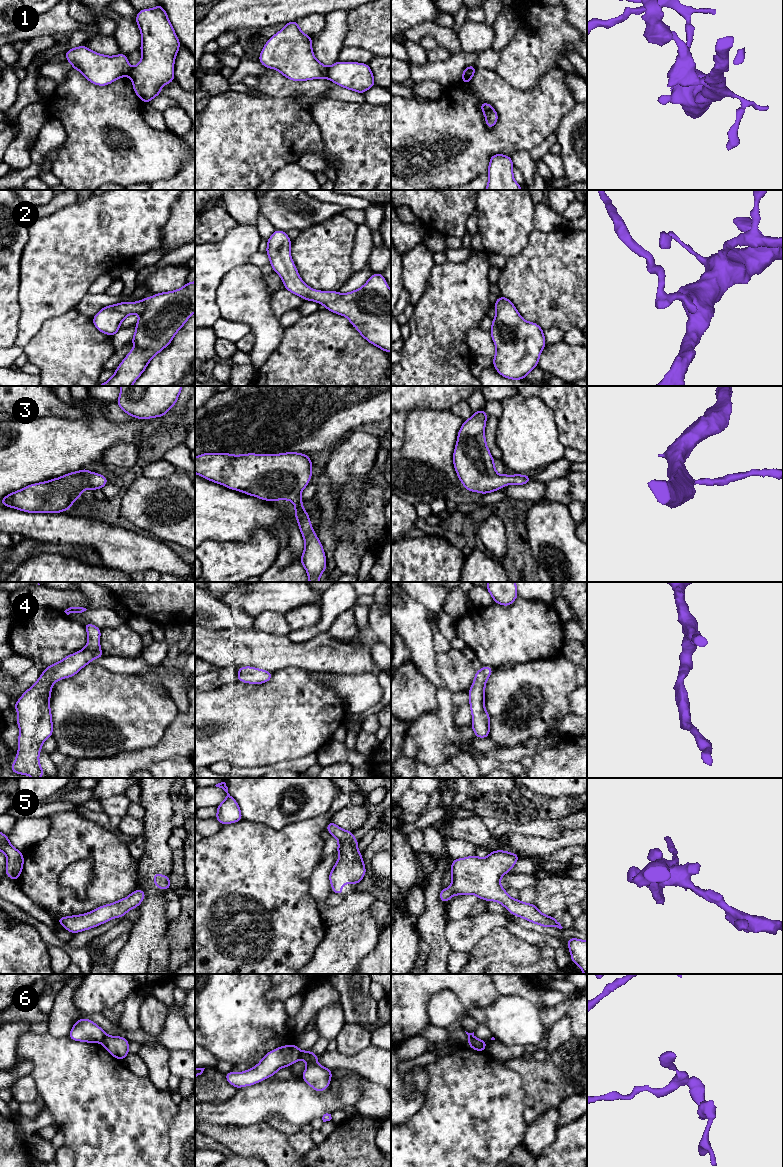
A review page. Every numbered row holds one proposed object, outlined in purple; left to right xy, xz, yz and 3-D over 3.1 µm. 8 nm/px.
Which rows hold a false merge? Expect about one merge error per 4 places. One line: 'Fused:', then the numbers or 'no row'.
Fused: 1, 6

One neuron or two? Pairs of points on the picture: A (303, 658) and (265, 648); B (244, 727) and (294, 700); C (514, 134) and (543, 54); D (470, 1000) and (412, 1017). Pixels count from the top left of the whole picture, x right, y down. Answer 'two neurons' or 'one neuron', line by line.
A: one neuron
B: one neuron
C: two neurons
D: one neuron

